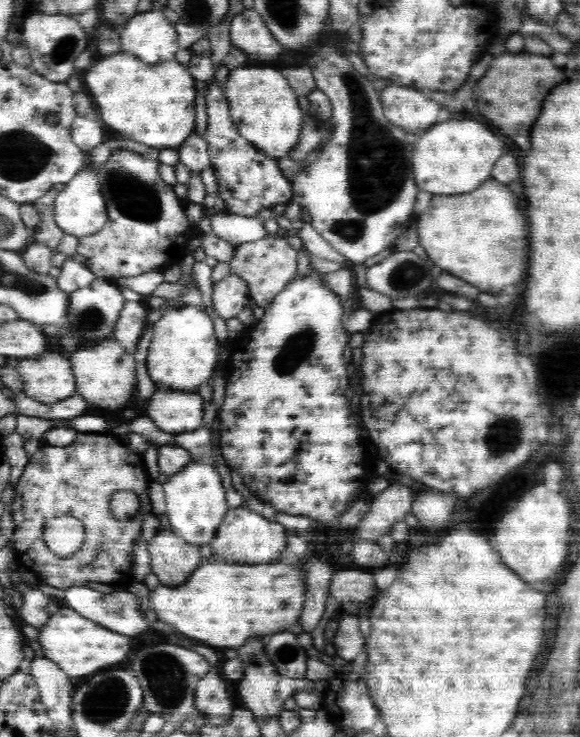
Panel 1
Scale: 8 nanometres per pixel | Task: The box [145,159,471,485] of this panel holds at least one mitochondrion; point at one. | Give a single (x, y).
(408, 273)

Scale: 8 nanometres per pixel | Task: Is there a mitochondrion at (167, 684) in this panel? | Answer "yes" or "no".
yes

